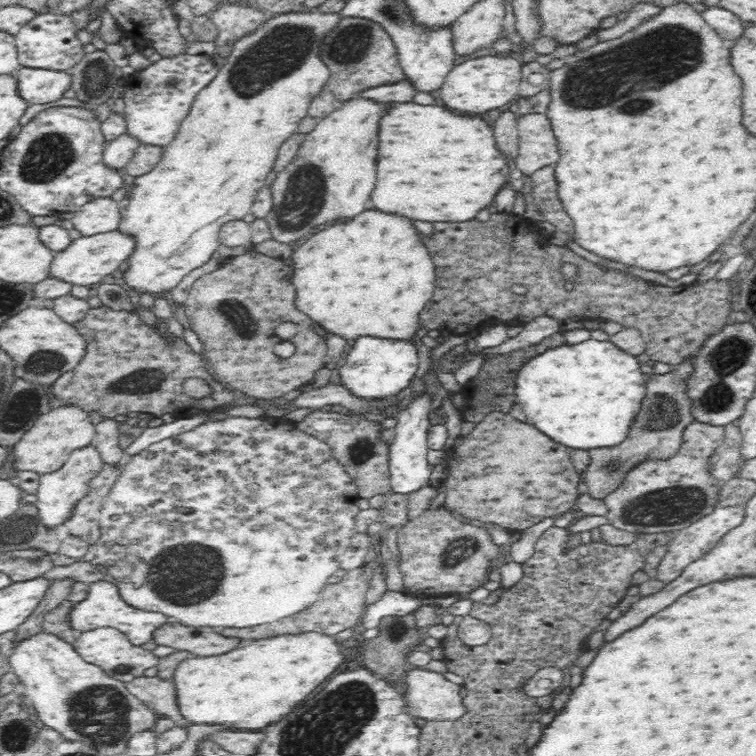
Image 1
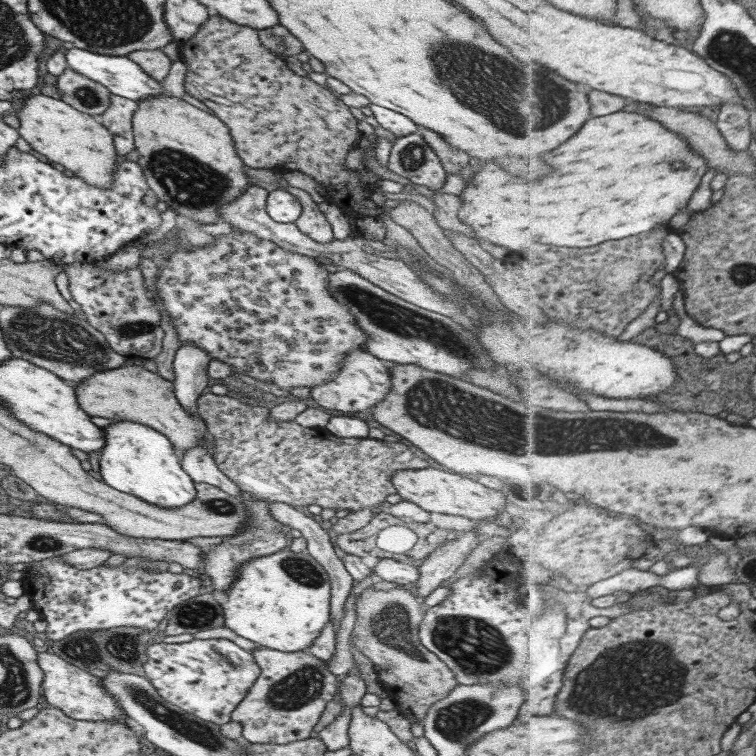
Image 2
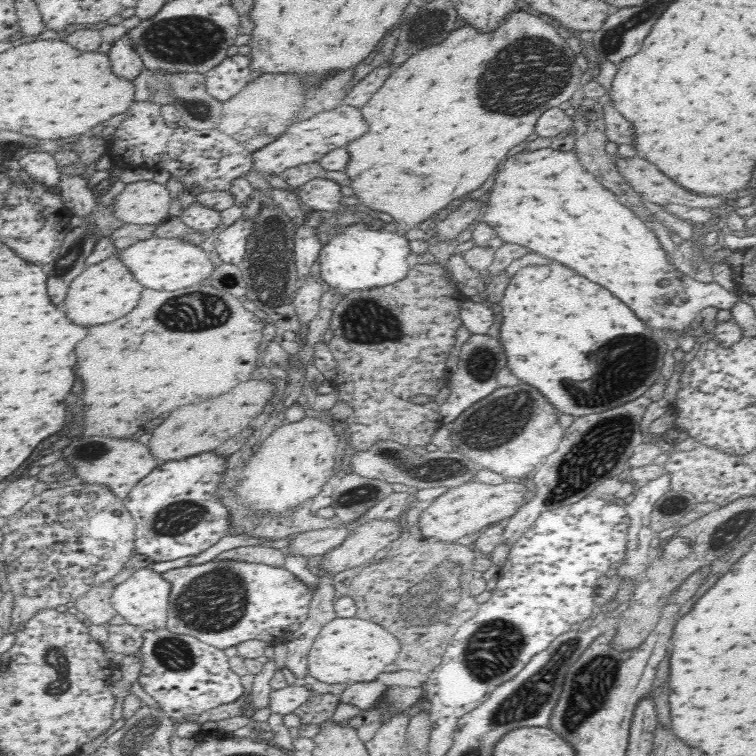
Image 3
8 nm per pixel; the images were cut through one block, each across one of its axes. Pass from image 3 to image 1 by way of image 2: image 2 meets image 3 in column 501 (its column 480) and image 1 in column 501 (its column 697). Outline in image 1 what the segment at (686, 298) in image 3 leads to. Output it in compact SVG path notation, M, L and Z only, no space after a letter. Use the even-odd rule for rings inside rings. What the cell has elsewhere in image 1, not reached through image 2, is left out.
M414 102L394 104L392 112L380 120L380 172L372 194L374 208L382 212L400 212L412 220L424 222L468 222L494 202L498 190L508 182L508 160L496 148L494 132L484 117L454 114L446 106L420 106Z

